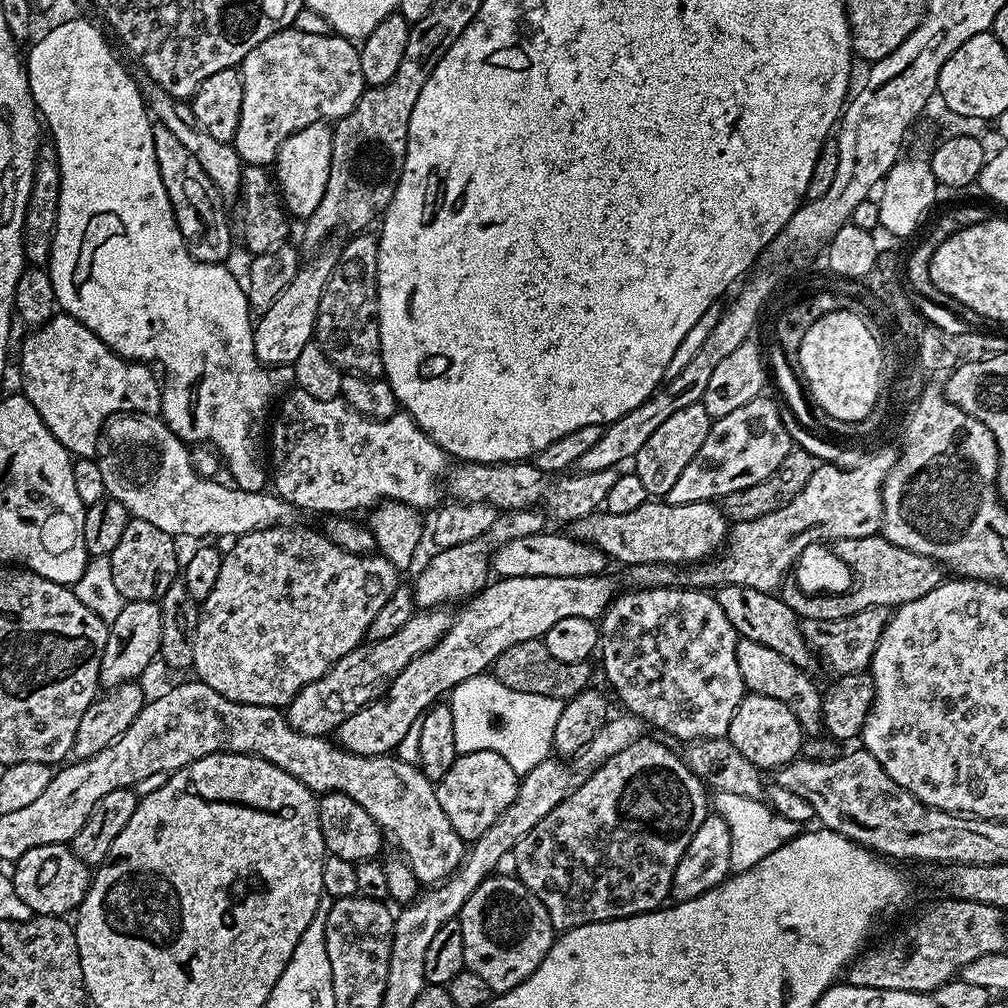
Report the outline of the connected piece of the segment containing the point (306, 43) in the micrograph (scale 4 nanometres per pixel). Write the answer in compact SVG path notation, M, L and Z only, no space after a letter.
M295 26L270 34L266 42L258 42L258 46L246 54L238 71L242 82L242 106L231 144L248 166L275 165L278 150L290 134L311 124L335 122L350 114L366 87L362 78L360 49L353 41L339 34L310 34Z

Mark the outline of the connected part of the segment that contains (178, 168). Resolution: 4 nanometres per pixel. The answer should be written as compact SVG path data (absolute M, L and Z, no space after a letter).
M153 123L152 137L162 186L166 186L166 194L172 203L184 245L188 247L188 253L195 260L201 260L207 264L224 264L227 256L232 252L234 228L233 225L232 228L228 225L228 216L224 213L226 204L220 191L206 174L206 170L202 170L202 166L194 162L186 146L182 146L182 142L178 142L178 138L174 138L174 134L166 130L166 126Z

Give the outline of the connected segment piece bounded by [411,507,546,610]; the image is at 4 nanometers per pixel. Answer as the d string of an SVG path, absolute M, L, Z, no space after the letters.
M539 507L519 508L513 512L504 510L497 515L490 528L473 541L463 542L458 546L450 546L433 551L433 556L424 564L424 569L416 576L416 584L411 585L416 599L417 609L427 610L452 604L455 600L465 601L482 591L490 580L490 557L496 549L514 538L526 538L530 534L545 531L545 513Z

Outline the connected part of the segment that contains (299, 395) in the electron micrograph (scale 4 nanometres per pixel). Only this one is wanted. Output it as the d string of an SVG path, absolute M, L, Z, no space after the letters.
M293 390L288 397L280 404L280 413L276 416L276 421L271 421L270 432L272 428L272 464L276 467L276 488L274 487L275 495L280 496L286 502L292 504L293 509L300 510L305 508L308 512L320 512L319 514L352 514L355 508L371 509L373 506L379 505L385 501L396 501L398 503L409 504L417 510L425 510L424 508L435 509L441 503L440 492L442 496L442 488L436 483L441 483L442 477L445 475L446 469L450 464L450 457L443 448L440 448L428 436L427 432L416 425L415 420L403 410L397 410L393 416L389 416L387 420L371 420L369 416L364 416L358 410L344 401L343 398L337 398L332 401L323 401L319 398L314 398L310 394L301 391Z

